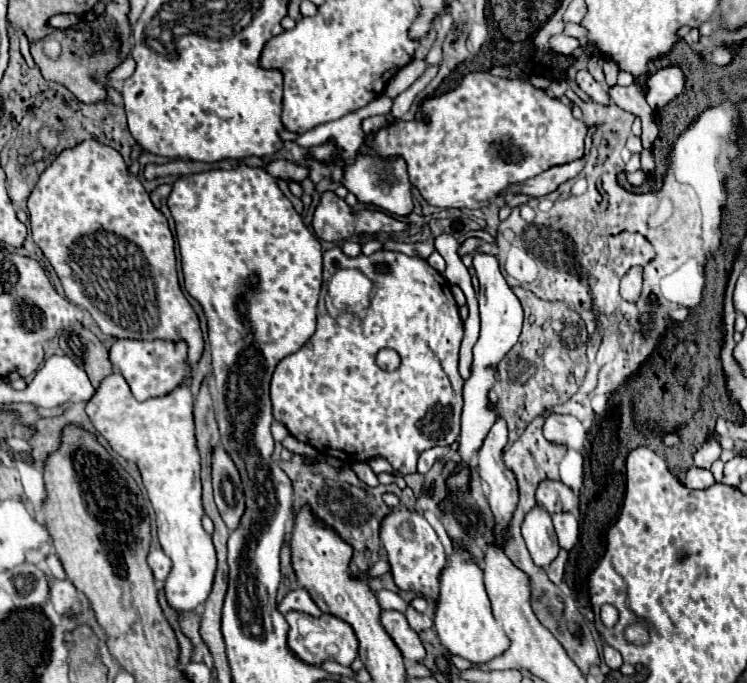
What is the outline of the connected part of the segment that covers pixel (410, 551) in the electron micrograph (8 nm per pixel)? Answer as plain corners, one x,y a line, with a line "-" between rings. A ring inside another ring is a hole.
392,509
382,521
380,545
384,547
384,551
388,555
394,581
402,591
410,591
416,595
424,595
428,599
436,599
436,595
438,595
436,573
440,573
440,569
444,569
444,565
448,563
448,555
436,535
436,531
424,519
422,513
408,511
408,509

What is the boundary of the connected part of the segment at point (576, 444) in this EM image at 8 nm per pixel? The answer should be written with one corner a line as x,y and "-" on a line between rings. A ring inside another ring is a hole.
550,413
544,419
544,437
552,443
560,443
560,445
584,451
584,445
588,441
588,431
572,415

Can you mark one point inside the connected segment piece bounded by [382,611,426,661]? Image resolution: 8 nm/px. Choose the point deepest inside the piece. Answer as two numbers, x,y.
407,639

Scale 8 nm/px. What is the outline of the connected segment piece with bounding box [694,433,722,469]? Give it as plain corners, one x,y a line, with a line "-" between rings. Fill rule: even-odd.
716,433
710,435
708,441
696,451
696,455
694,455
694,463
696,463
696,465
704,465
704,467
708,469
708,467
720,457
722,447
720,447
720,443
718,443
714,437
716,437

